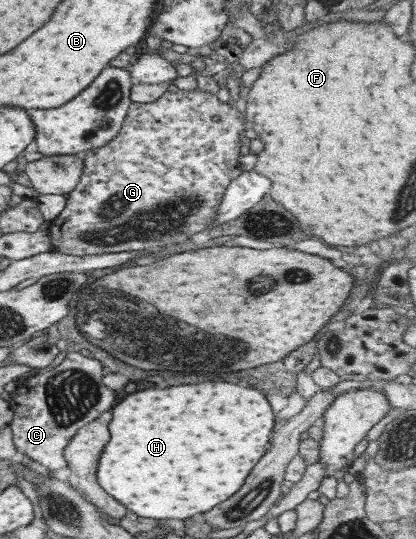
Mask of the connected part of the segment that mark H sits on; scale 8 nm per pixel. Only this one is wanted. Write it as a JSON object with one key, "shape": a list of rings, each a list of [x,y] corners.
{"shape":[[[203,381],[169,389],[143,389],[127,395],[111,409],[109,443],[99,457],[96,480],[107,495],[135,515],[184,520],[193,513],[209,511],[239,489],[249,469],[265,453],[269,425],[273,425],[269,403],[259,391],[249,387]]]}

